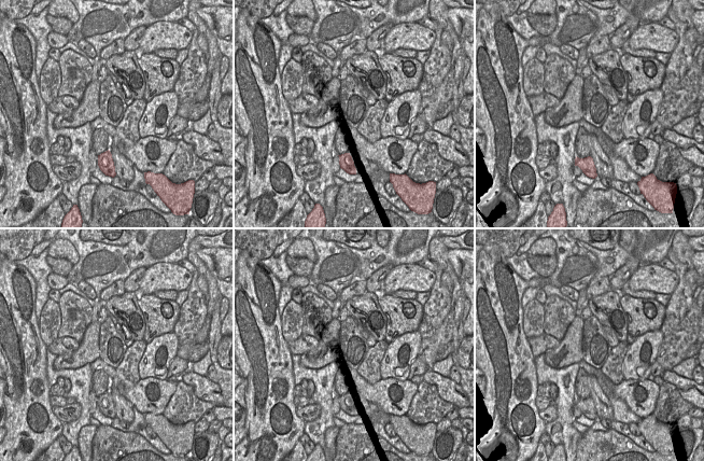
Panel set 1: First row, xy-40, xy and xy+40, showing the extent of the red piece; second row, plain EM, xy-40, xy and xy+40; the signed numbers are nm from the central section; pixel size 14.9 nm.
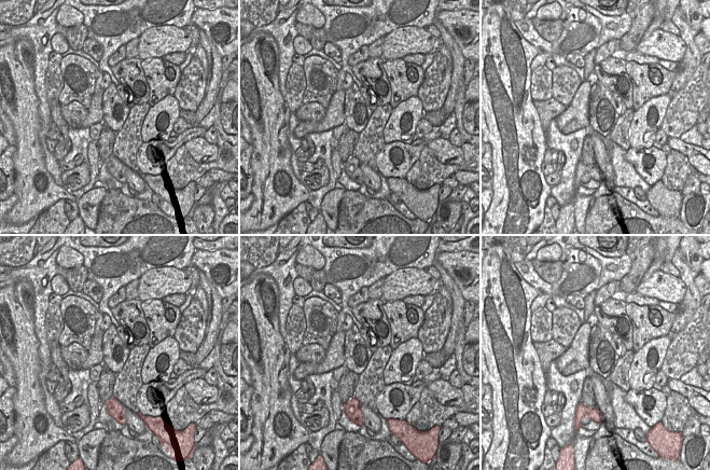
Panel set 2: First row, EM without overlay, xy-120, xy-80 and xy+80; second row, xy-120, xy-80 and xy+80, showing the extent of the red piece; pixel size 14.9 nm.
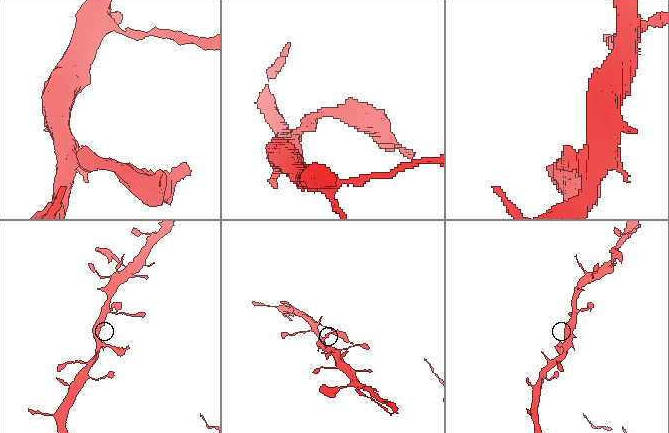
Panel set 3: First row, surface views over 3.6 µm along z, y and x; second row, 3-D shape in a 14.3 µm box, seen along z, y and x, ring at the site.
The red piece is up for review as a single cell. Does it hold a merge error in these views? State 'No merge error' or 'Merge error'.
No merge error.

